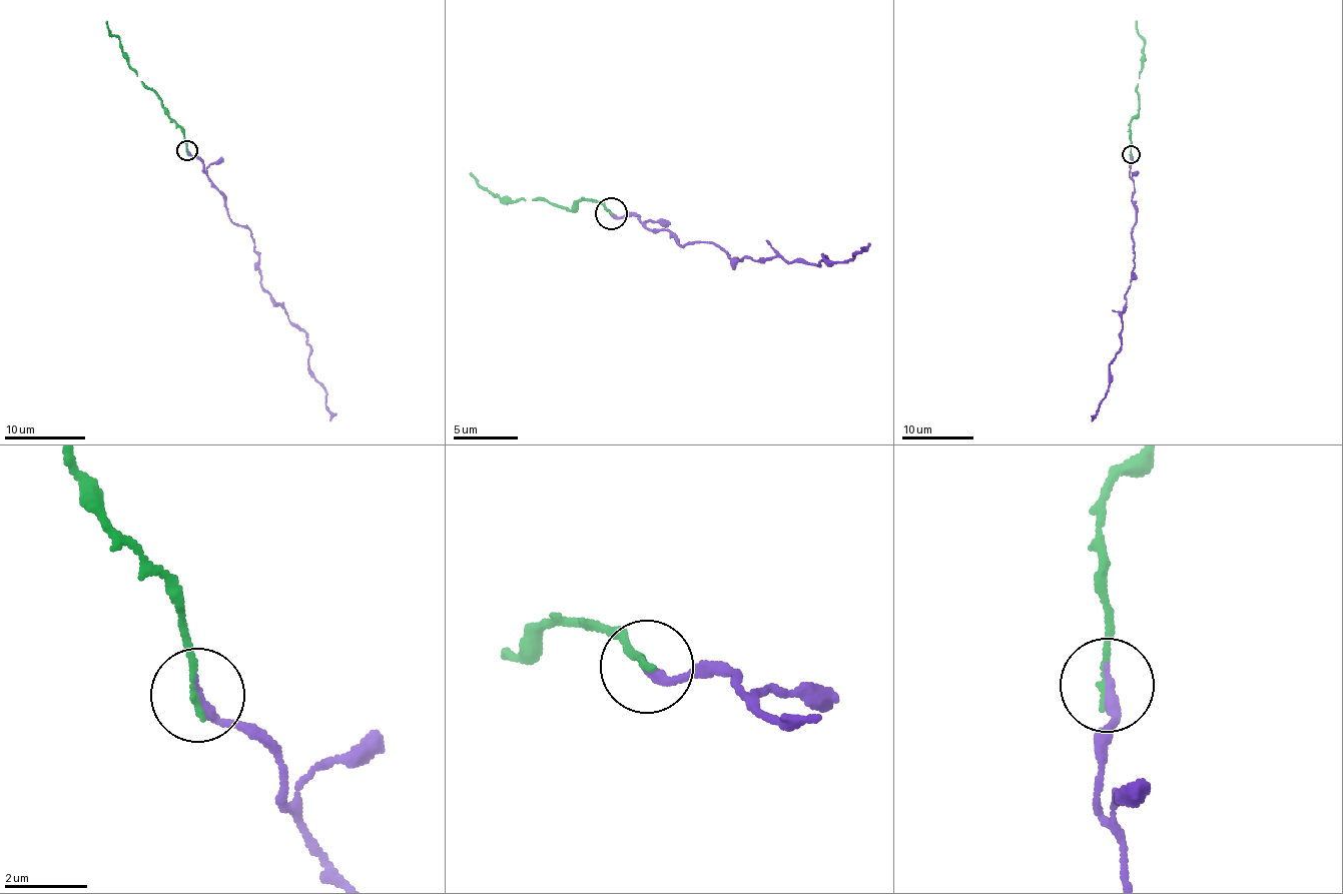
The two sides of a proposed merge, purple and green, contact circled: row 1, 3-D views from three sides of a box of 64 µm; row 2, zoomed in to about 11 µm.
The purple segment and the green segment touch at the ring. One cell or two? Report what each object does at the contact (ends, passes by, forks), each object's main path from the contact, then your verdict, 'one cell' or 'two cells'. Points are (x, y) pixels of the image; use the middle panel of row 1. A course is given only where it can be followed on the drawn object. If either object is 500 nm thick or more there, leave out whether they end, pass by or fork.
purple ends; green ends; course purple (610, 212), (637, 215), (649, 230), (733, 259), (818, 264), (861, 247); course green (610, 212), (605, 203), (584, 198), (567, 210), (567, 206), (533, 199), (501, 198), (476, 180), (472, 171); one cell

